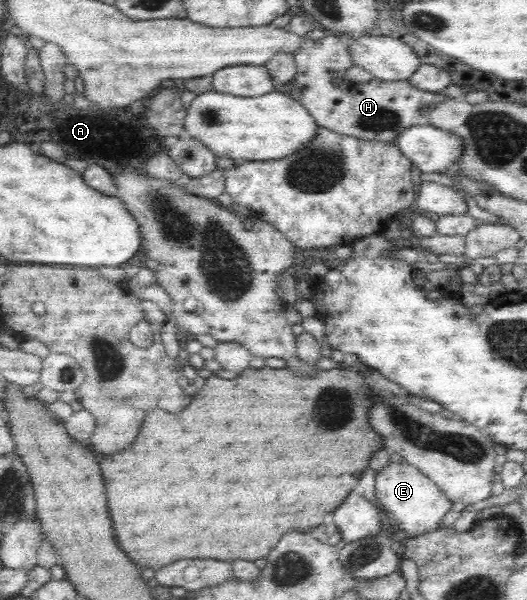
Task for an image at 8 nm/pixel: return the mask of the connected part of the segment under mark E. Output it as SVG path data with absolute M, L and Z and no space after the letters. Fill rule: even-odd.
M391 462L376 474L376 496L379 504L393 514L403 540L418 537L439 529L452 502L420 470L409 464Z

